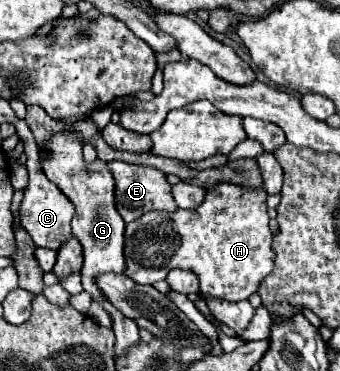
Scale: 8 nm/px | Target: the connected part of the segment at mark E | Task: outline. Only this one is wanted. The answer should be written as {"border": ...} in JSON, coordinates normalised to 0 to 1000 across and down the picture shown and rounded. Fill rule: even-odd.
{"border":[[[326,434],[315,439],[315,450],[338,482],[338,553],[368,601],[409,590],[421,574],[450,569],[450,563],[462,569],[515,569],[521,563],[503,531],[503,499],[491,493],[485,466],[444,456],[444,450],[421,450],[421,445],[374,445],[362,434]]]}

